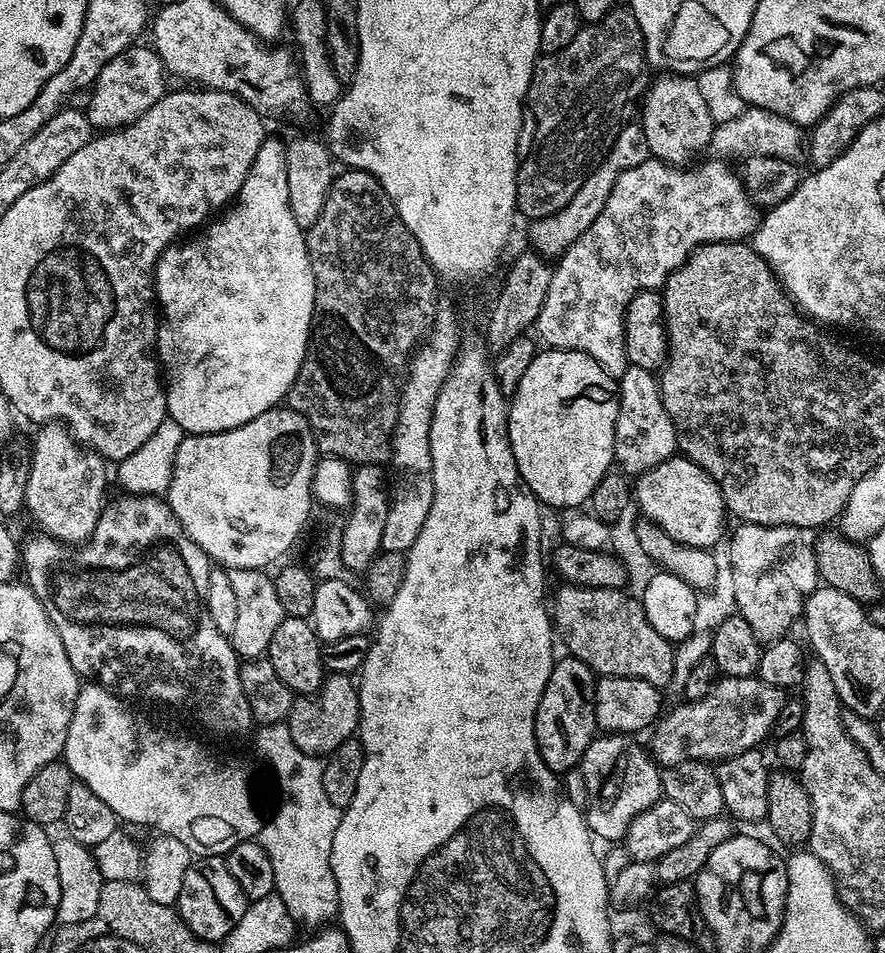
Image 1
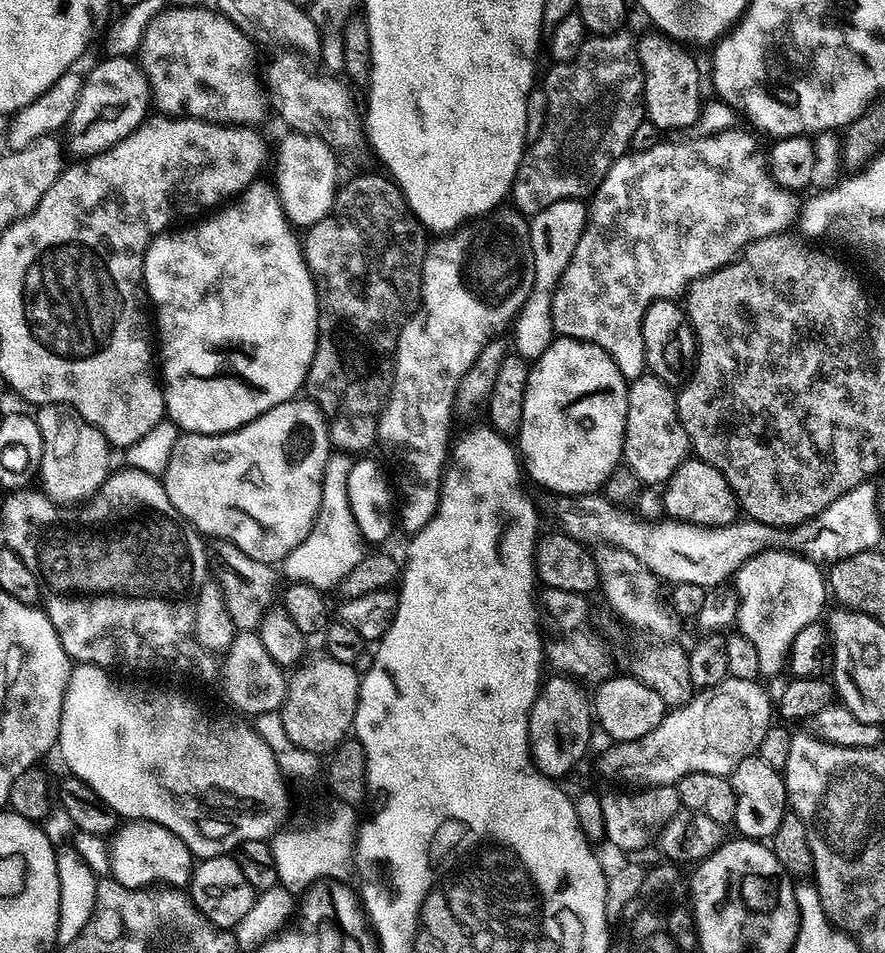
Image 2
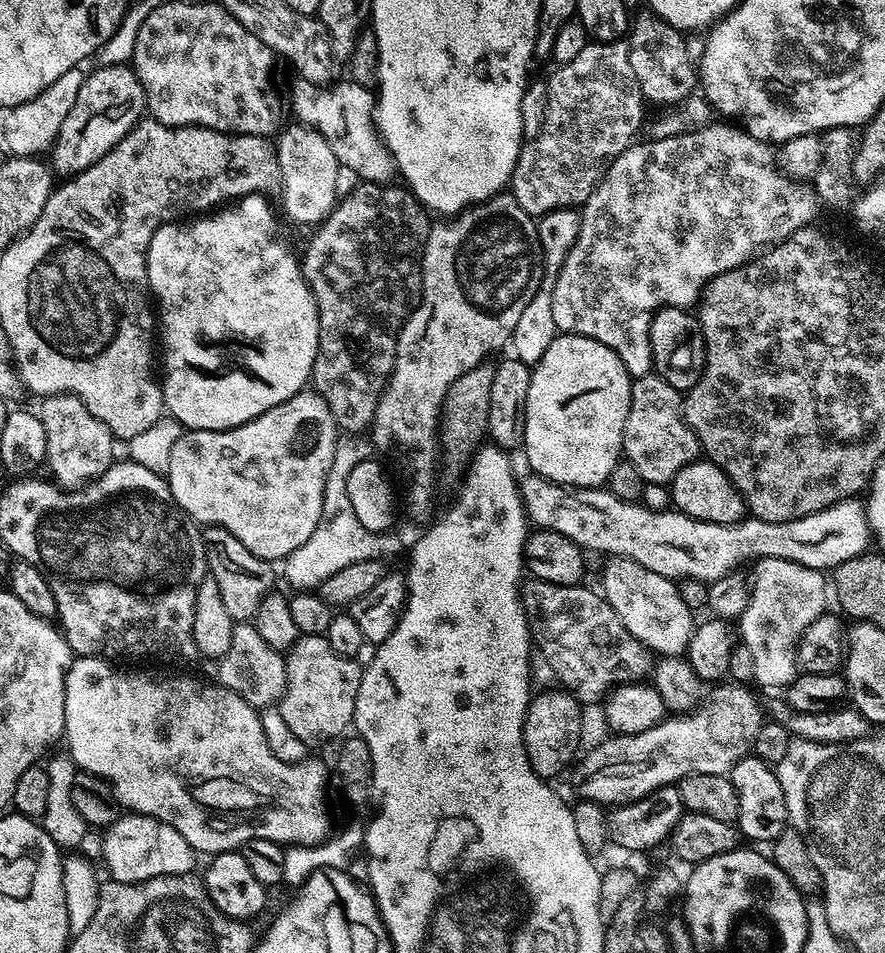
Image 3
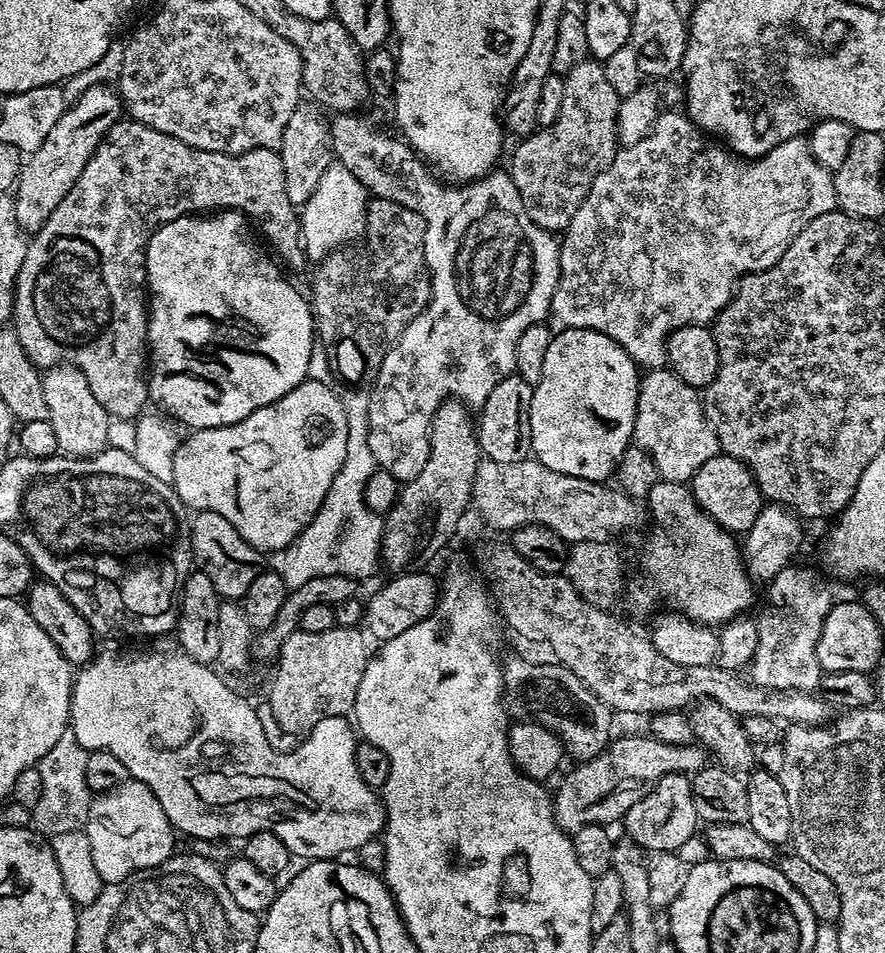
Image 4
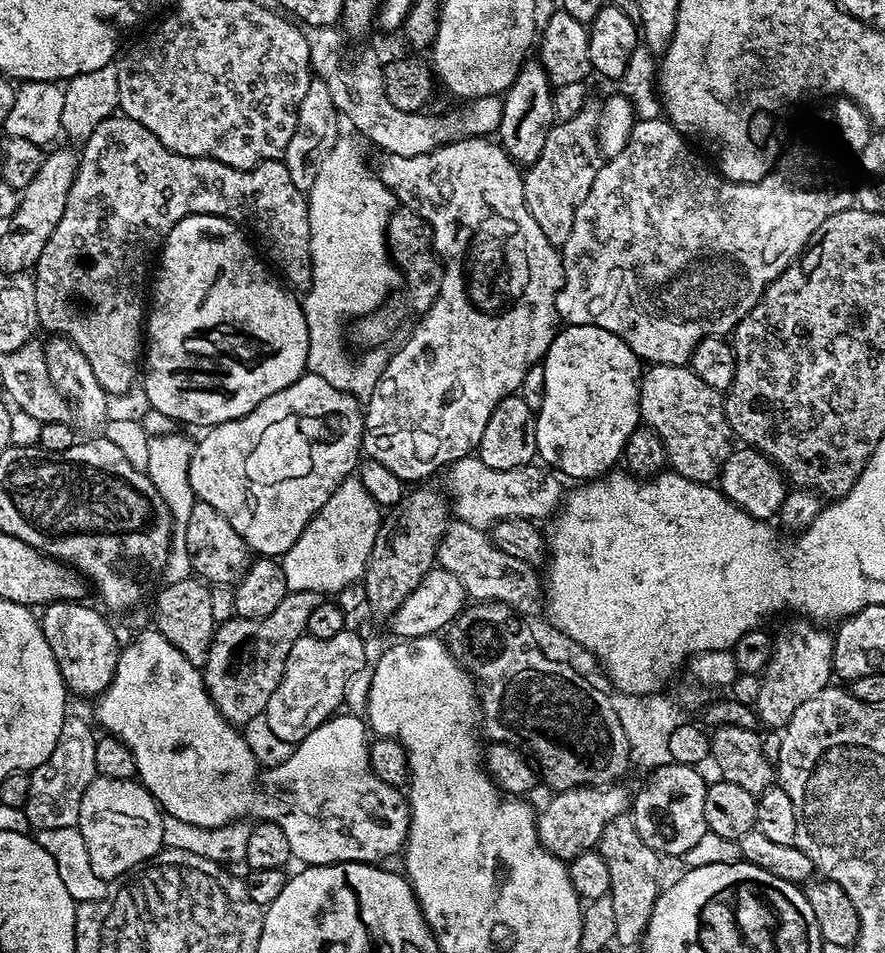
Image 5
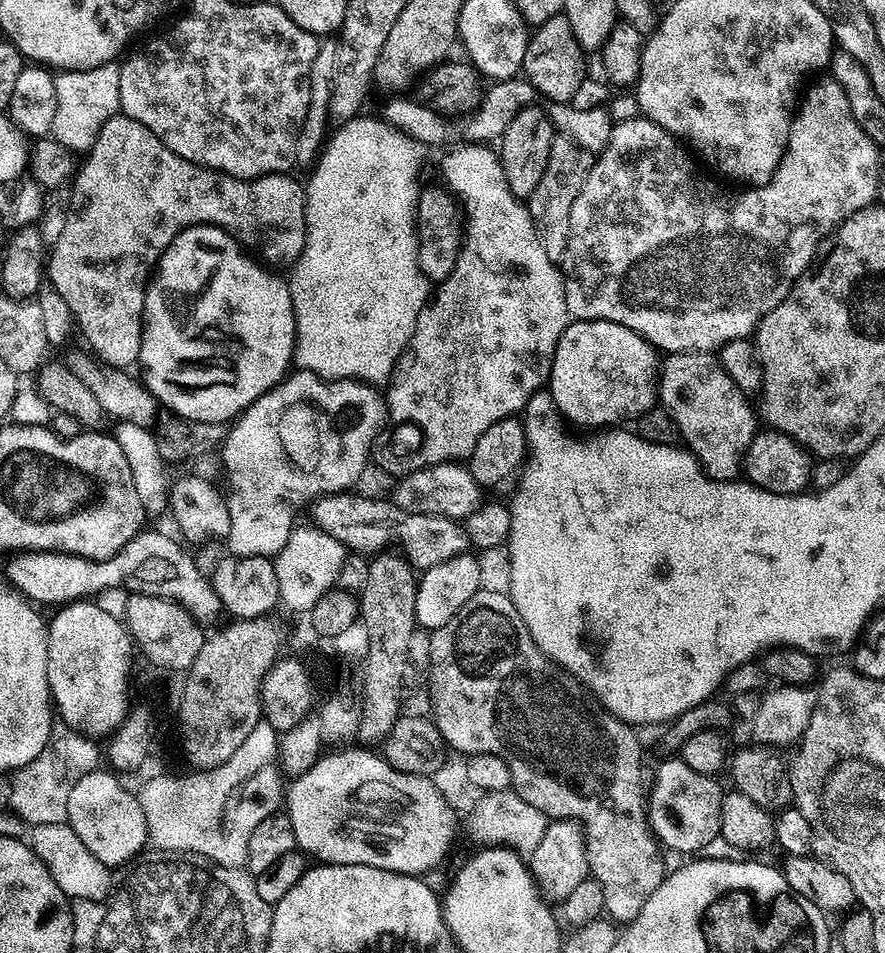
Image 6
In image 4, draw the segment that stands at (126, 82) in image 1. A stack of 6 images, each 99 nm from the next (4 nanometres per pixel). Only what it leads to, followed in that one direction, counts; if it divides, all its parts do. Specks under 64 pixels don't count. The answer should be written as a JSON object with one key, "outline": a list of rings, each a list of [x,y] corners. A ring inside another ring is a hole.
{"outline":[[[107,84],[94,86],[77,100],[71,101],[58,122],[51,127],[45,141],[23,161],[20,178],[16,181],[16,217],[25,233],[35,234],[46,222],[46,218],[54,214],[58,202],[62,202],[62,198],[70,194],[70,186],[78,182],[78,174],[86,170],[86,162],[90,162],[104,135],[121,119],[120,93]]]}

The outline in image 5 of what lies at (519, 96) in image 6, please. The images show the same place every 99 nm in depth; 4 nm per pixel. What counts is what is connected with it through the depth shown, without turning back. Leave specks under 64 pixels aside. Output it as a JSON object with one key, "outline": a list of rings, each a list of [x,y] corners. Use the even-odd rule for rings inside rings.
{"outline":[[[318,26],[304,28],[304,37],[310,46],[313,73],[326,82],[330,98],[334,98],[337,113],[348,120],[361,132],[365,141],[377,144],[381,153],[390,155],[420,155],[453,144],[456,140],[467,140],[469,136],[488,138],[500,127],[503,99],[500,96],[479,96],[476,100],[461,103],[460,108],[452,108],[441,116],[431,116],[428,110],[407,112],[398,110],[390,98],[386,98],[384,69],[382,60],[372,52],[356,56],[352,64],[340,64],[340,47],[346,43],[346,37],[339,27]]]}

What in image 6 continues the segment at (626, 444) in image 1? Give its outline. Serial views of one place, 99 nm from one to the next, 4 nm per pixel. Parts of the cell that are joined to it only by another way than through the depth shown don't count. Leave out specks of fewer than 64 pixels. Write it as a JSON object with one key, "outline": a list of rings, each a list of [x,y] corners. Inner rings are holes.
{"outline":[[[673,352],[665,355],[658,368],[658,400],[670,418],[674,418],[680,440],[711,480],[734,480],[741,475],[744,455],[758,431],[758,416],[753,405],[752,408],[748,405],[749,397],[734,382],[734,378],[726,374],[715,355],[707,352]]]}

